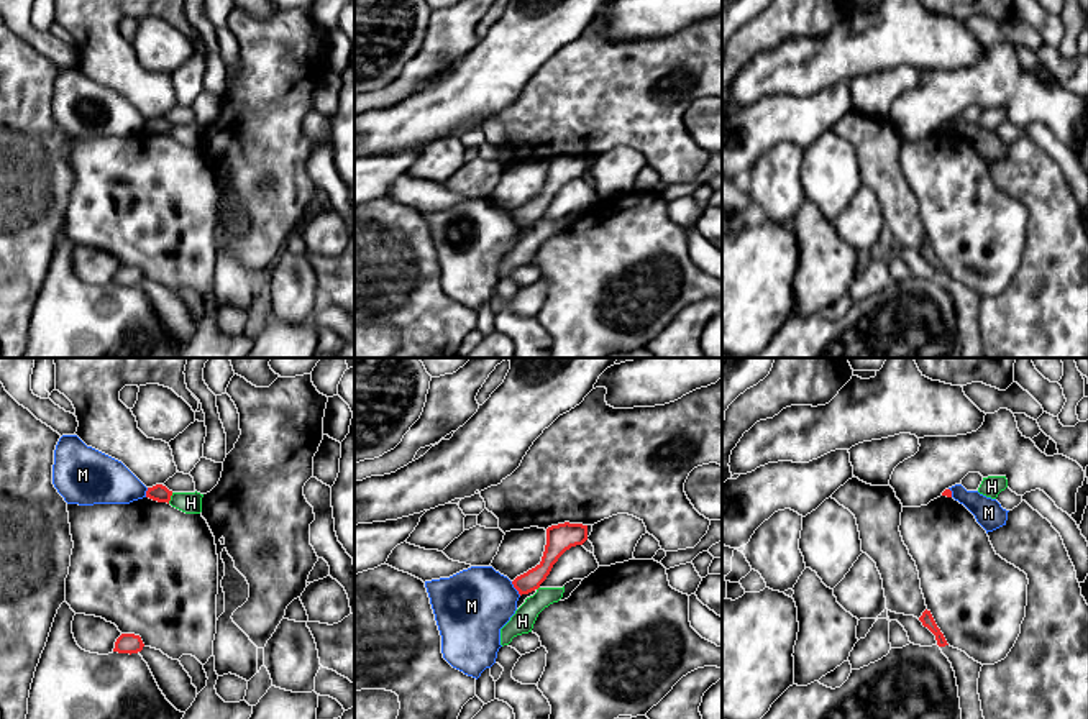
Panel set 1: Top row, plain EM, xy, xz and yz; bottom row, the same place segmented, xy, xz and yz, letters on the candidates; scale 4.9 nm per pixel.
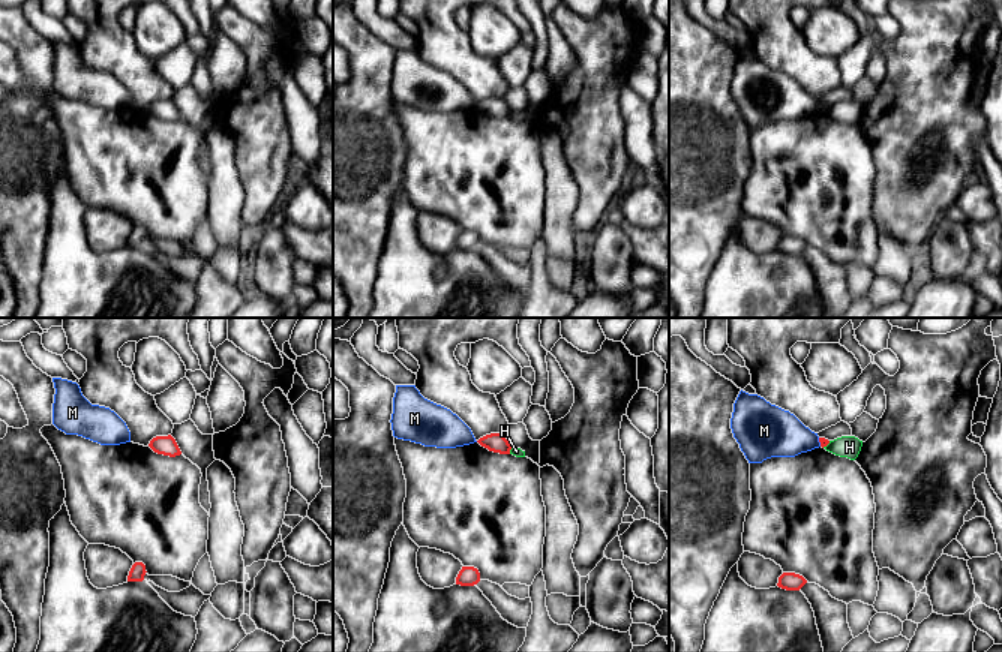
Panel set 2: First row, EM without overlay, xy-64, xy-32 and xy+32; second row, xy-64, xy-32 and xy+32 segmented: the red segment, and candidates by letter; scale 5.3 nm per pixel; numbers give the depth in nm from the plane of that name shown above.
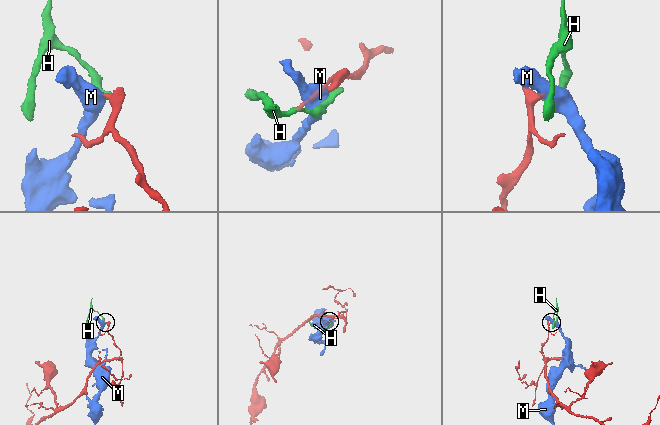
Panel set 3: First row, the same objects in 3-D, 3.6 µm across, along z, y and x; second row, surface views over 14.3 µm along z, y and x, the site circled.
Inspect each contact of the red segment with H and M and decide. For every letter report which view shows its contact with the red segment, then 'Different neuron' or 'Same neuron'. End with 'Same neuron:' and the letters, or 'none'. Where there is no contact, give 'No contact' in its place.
H: Touches red in xy. Different neuron
M: Touches red in xz. Different neuron
Same neuron: none

